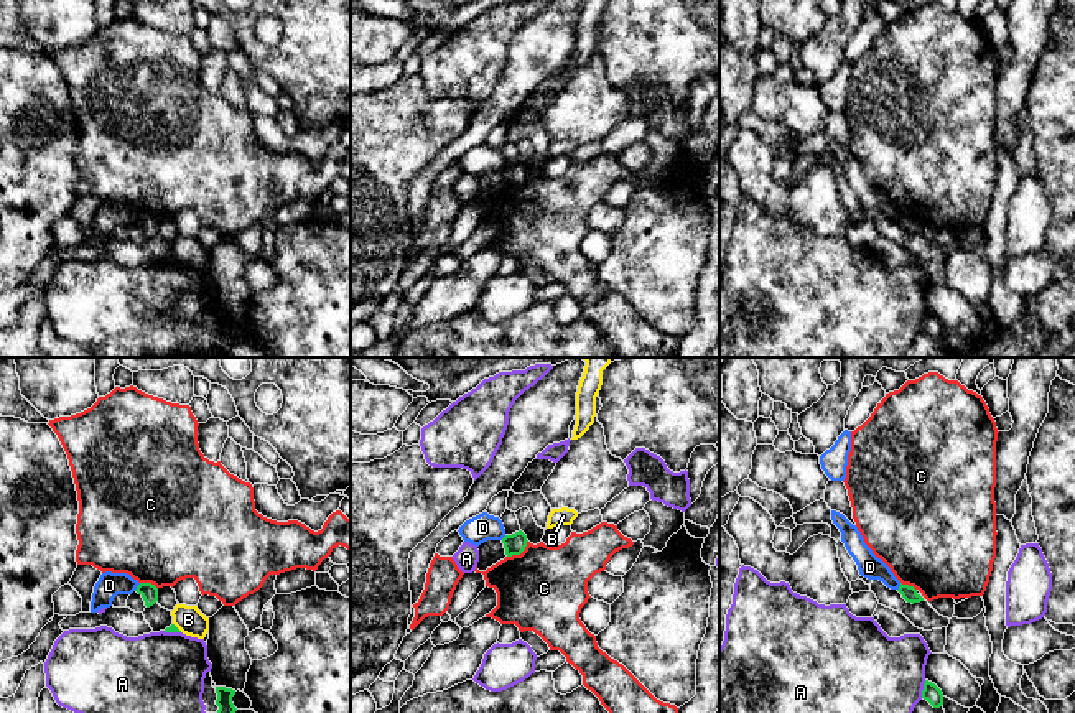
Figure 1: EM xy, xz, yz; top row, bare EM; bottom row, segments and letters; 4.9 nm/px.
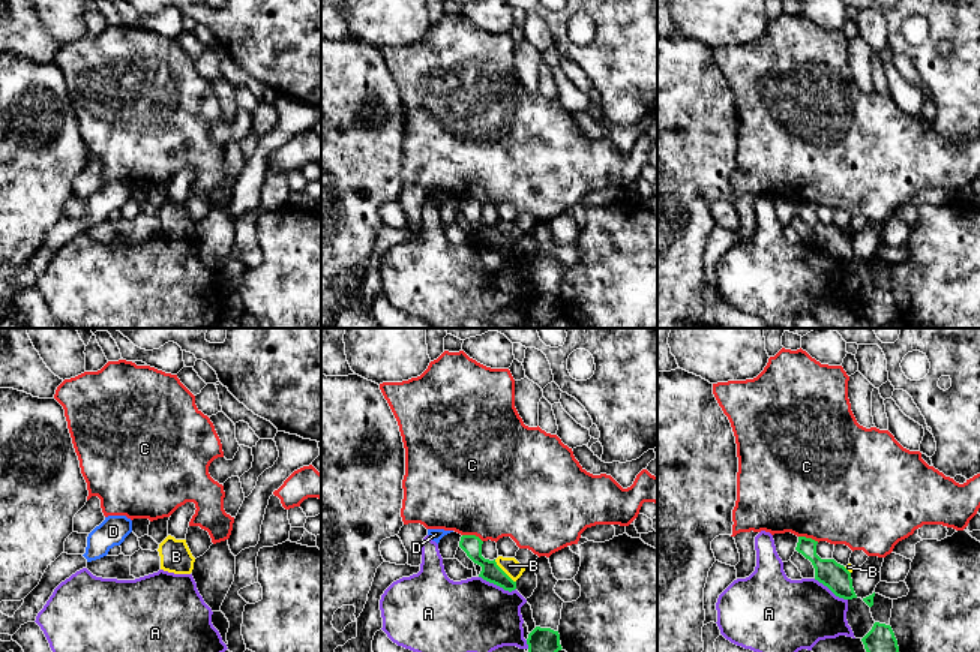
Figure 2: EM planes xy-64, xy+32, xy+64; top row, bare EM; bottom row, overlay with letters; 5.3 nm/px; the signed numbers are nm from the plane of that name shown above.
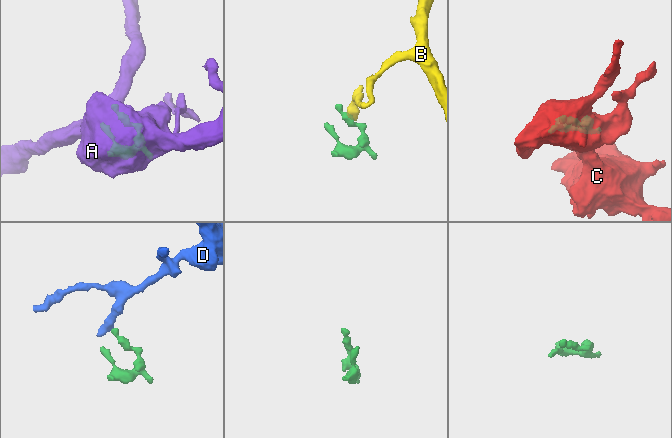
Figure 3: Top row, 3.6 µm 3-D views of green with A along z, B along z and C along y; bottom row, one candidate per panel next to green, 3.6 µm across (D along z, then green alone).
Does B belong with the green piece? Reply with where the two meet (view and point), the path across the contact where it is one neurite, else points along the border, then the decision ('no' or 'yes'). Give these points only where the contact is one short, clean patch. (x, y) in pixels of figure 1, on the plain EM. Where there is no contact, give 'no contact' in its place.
xy (176, 259) | along xy (173, 254), (181, 262) | no

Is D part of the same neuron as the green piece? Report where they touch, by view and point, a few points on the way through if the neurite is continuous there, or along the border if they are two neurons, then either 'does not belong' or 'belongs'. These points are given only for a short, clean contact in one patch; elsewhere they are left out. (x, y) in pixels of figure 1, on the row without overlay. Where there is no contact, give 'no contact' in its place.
contact xy (137, 218); border xy (140, 214), (134, 221); does not belong

